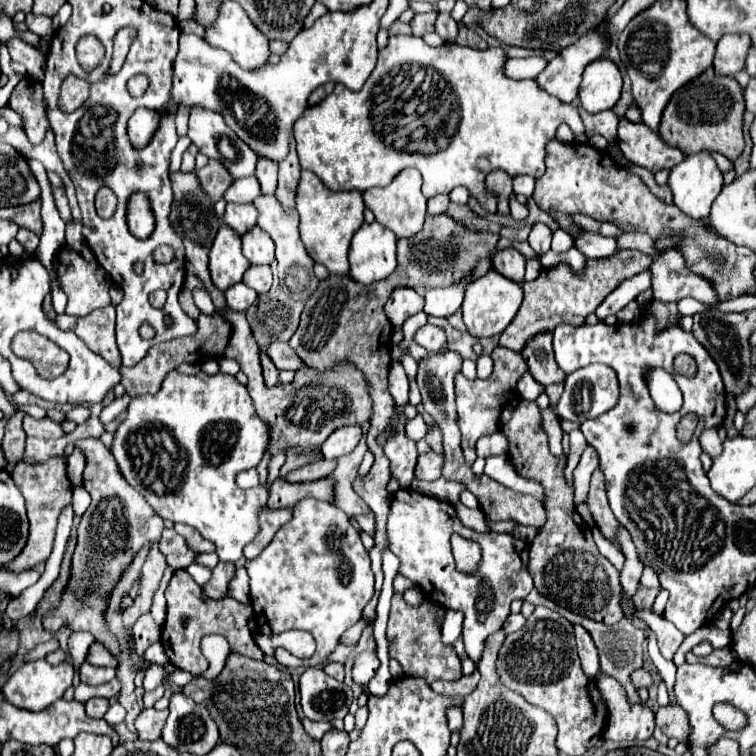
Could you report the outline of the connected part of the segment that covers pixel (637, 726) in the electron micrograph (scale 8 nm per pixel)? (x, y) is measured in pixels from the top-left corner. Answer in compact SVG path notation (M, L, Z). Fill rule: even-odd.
M610 675L596 677L602 699L608 707L604 729L606 741L646 741L654 733L654 713L646 705L630 705L626 689Z

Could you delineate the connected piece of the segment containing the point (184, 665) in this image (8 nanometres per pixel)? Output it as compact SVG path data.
M176 571L168 589L166 589L166 601L168 601L168 611L166 611L166 623L162 631L162 645L168 655L168 659L182 671L188 671L192 675L202 675L208 669L206 657L202 657L200 651L200 641L206 635L218 633L224 635L232 647L234 653L242 653L254 659L262 659L262 651L254 643L254 637L248 629L248 621L252 619L252 605L242 605L240 601L232 597L224 597L220 601L208 599L200 585L186 573L186 571Z

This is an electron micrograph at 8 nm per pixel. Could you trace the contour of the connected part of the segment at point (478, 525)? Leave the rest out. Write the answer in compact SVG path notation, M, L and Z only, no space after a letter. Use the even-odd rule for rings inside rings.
M456 503L456 511L458 511L460 521L462 521L466 527L470 527L470 529L474 529L474 531L478 531L478 533L490 531L490 527L488 527L488 523L486 523L486 519L484 519L484 513L482 513L480 509L468 509L468 507L464 507L462 503Z

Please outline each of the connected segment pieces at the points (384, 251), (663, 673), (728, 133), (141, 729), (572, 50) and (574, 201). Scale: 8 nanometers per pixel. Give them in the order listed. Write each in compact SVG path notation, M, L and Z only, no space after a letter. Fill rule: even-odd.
M378 221L364 223L352 237L348 257L354 281L380 281L396 269L396 235Z
M650 630L648 635L648 653L657 672L666 683L670 703L673 705L676 704L677 701L676 696L674 695L674 685L677 668L672 661L669 661L662 656L657 644L656 635L652 630Z
M714 69L704 71L694 81L678 89L668 101L658 133L662 141L682 149L686 155L698 151L718 151L730 161L736 161L744 149L744 95L734 77L718 77Z
M144 709L136 719L138 737L148 739L148 741L160 739L160 731L162 731L162 725L166 723L166 717L168 717L168 709L164 709L164 711Z
M592 29L592 33L580 37L546 65L546 69L536 77L538 87L558 97L562 103L574 103L584 67L602 57L608 51L608 45L610 41L598 29Z
M556 139L550 141L546 149L546 173L536 179L534 197L538 207L546 213L564 211L572 215L580 211L596 221L614 223L622 231L646 231L650 237L658 237L658 233L682 233L682 245L678 251L682 251L690 267L702 261L702 275L714 277L714 285L718 285L718 281L726 281L726 261L746 261L746 265L754 269L754 253L748 247L736 247L722 237L714 237L710 229L706 229L704 221L692 221L676 205L662 203L650 193L650 189L636 173L630 173L624 167L616 165L606 151L598 151L592 145L564 145ZM696 235L698 241L692 239Z

